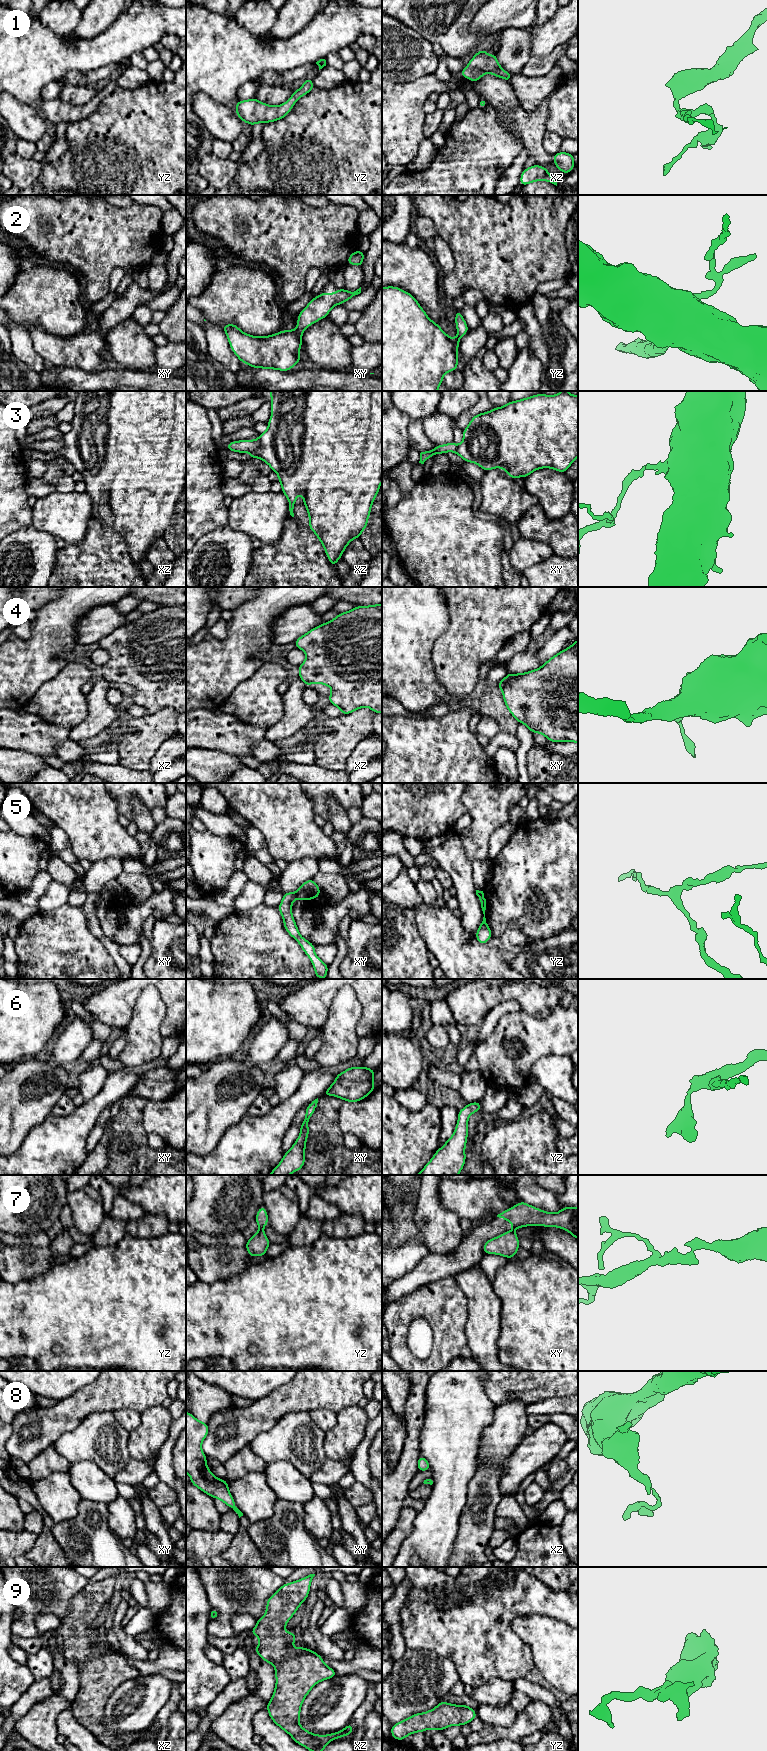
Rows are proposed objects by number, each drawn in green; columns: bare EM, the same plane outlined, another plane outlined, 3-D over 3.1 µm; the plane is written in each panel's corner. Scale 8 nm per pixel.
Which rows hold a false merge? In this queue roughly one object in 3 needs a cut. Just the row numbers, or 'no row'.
3, 4, 5, 7

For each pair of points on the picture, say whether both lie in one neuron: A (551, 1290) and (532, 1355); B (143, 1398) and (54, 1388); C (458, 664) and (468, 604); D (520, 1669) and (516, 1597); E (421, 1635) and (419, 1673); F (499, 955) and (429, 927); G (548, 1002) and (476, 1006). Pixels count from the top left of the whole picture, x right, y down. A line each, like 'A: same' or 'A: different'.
A: same
B: different
C: same
D: same
E: different
F: same
G: same

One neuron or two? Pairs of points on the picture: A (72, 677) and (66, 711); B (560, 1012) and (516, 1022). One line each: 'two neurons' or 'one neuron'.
A: one neuron
B: one neuron

